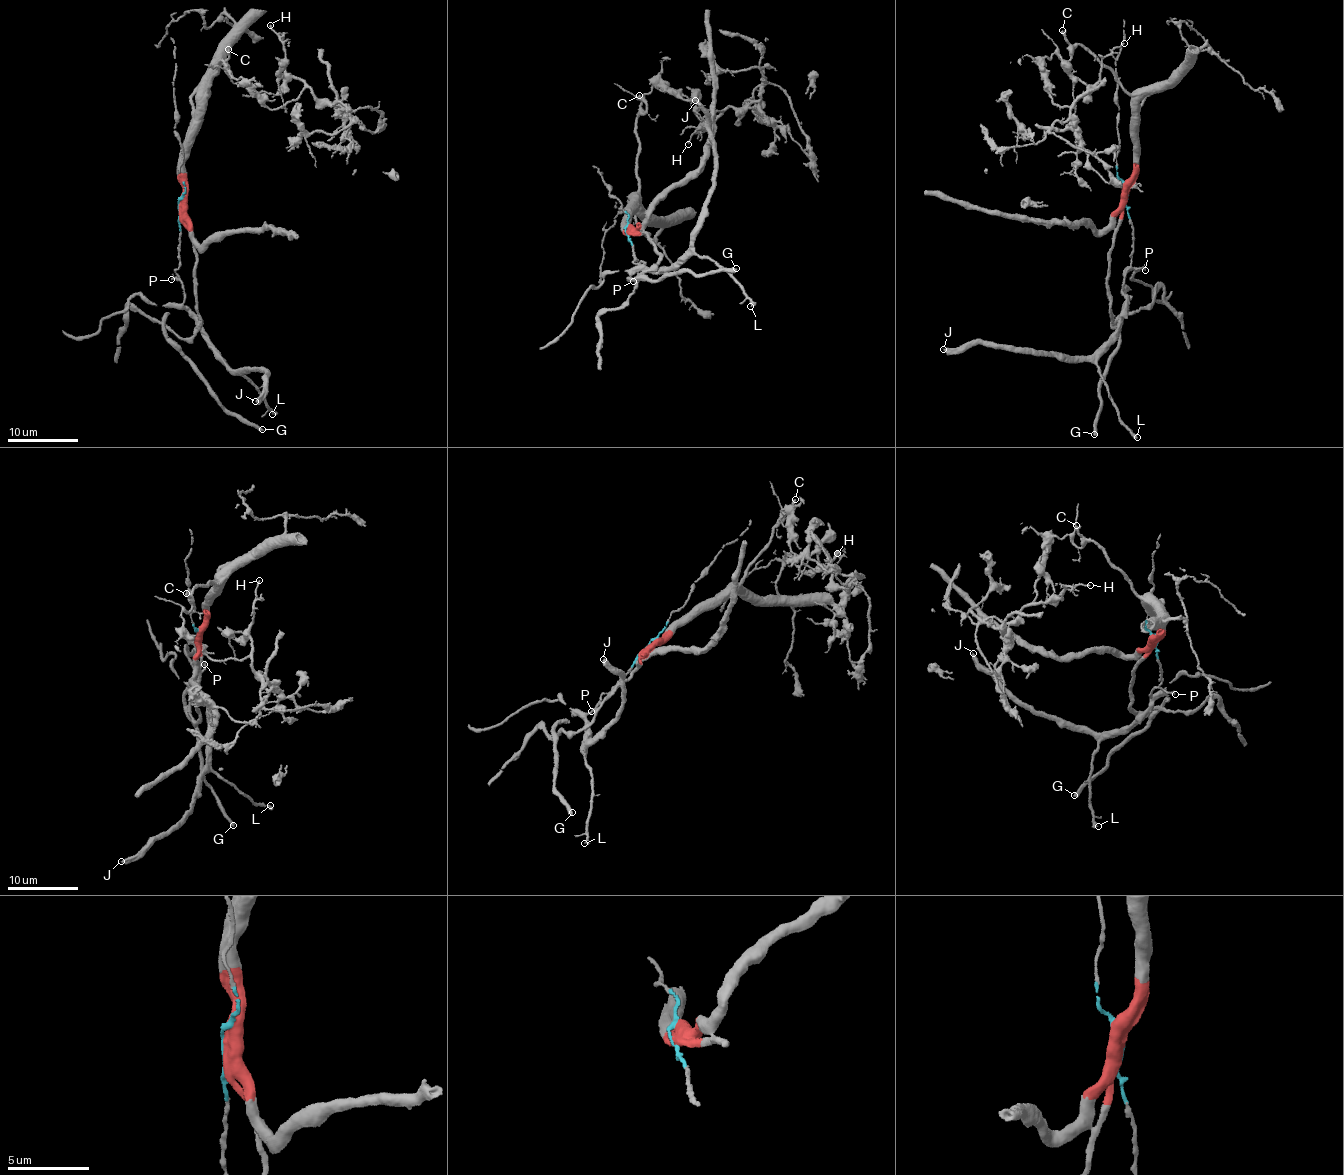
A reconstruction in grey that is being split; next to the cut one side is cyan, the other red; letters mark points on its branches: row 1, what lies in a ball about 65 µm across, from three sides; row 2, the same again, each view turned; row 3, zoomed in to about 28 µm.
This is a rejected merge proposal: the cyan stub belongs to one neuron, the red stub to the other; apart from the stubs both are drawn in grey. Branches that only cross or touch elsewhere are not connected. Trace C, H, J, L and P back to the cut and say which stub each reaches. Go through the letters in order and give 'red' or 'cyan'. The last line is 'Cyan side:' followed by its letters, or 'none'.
C: red
H: red
J: cyan
L: cyan
P: cyan
Cyan side: J, L, P

